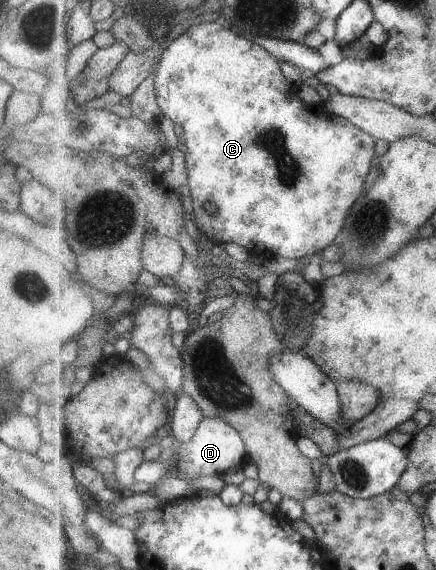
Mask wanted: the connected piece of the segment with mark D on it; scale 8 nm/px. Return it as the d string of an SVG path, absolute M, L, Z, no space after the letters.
M204 417L190 442L176 443L174 457L178 458L176 469L178 475L185 472L188 476L203 477L217 475L220 477L231 467L241 464L242 468L249 462L246 441L222 417Z

